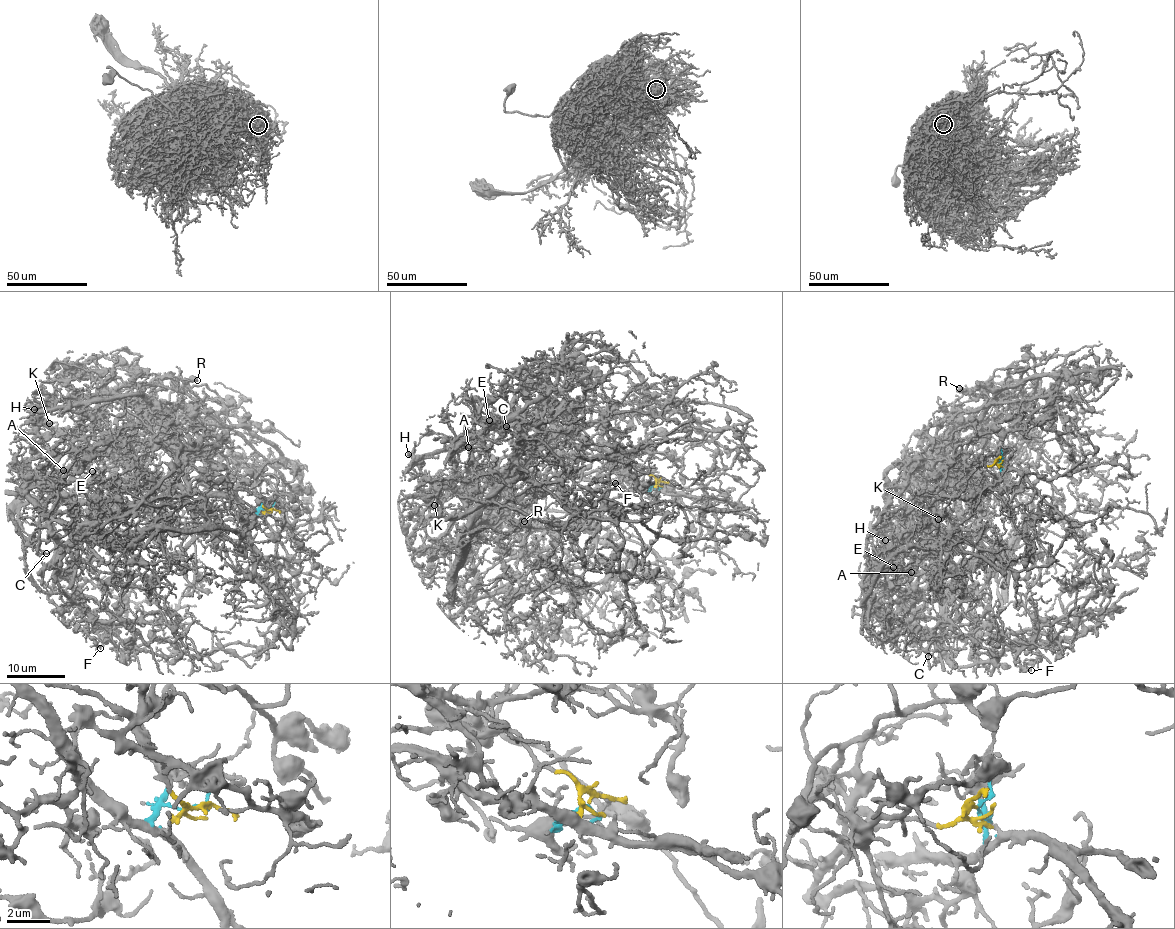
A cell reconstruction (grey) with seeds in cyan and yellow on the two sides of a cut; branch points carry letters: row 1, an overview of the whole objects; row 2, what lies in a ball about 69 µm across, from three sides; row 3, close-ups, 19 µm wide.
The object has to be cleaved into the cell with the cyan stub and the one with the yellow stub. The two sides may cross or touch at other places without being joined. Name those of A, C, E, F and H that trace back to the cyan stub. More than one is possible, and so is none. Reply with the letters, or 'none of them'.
A, C, E, F

